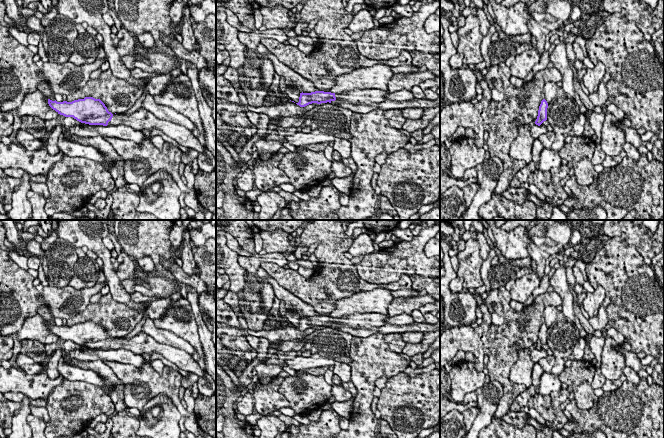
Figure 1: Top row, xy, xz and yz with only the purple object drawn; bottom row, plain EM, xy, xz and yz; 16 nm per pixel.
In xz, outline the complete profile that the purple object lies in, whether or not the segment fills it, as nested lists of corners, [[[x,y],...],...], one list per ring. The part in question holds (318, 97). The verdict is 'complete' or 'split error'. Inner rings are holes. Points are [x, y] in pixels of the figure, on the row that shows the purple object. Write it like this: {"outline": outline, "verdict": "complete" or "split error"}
{"outline": [[[354,89],[339,94],[324,91],[315,91],[311,93],[302,92],[300,93],[299,102],[296,104],[300,107],[305,107],[312,103],[331,103],[335,100],[341,100],[355,104],[370,105],[371,103],[382,103],[386,101],[387,99],[385,96],[390,93],[389,91],[382,91],[379,89]]], "verdict": "split error"}

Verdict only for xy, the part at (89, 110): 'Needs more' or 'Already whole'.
Needs more

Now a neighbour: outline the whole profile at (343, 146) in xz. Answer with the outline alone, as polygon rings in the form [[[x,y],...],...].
[[[336,137],[333,142],[334,150],[340,154],[342,159],[351,157],[351,142],[349,140]]]

